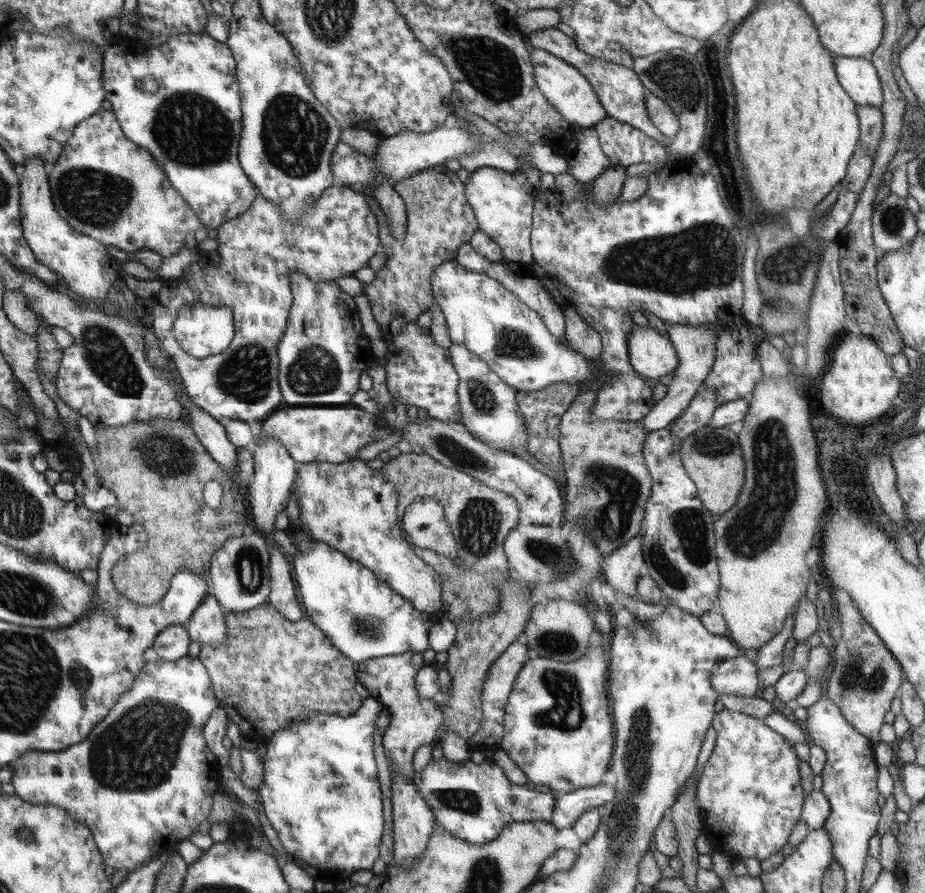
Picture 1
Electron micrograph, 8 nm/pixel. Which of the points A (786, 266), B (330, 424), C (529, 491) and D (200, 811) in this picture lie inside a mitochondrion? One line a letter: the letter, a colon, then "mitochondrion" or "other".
A: mitochondrion
B: other
C: mitochondrion
D: other

